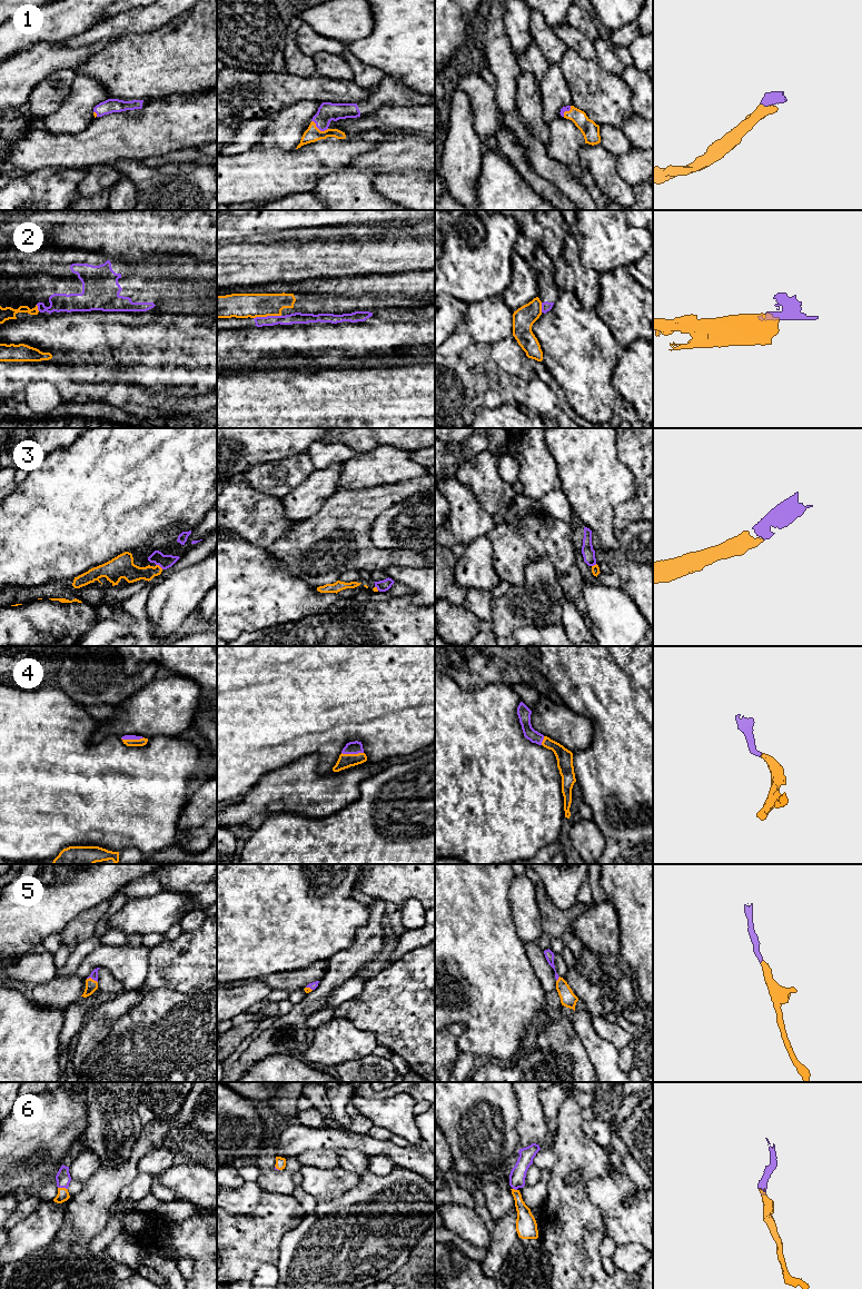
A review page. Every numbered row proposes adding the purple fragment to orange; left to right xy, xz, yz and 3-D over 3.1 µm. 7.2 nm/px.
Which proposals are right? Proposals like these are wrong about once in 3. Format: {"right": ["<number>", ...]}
{"right": ["1", "3", "4", "5", "6"]}

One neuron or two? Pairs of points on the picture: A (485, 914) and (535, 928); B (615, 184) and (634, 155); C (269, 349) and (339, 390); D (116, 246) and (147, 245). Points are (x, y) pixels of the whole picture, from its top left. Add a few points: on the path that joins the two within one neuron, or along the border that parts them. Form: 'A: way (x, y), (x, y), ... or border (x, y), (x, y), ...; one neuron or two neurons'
A: border (508, 896), (515, 930), (523, 942); two neurons
B: border (616, 157), (618, 175), (632, 187); two neurons
C: border (329, 367), (323, 370), (291, 369); two neurons
D: way (124, 245), (139, 245); one neuron

